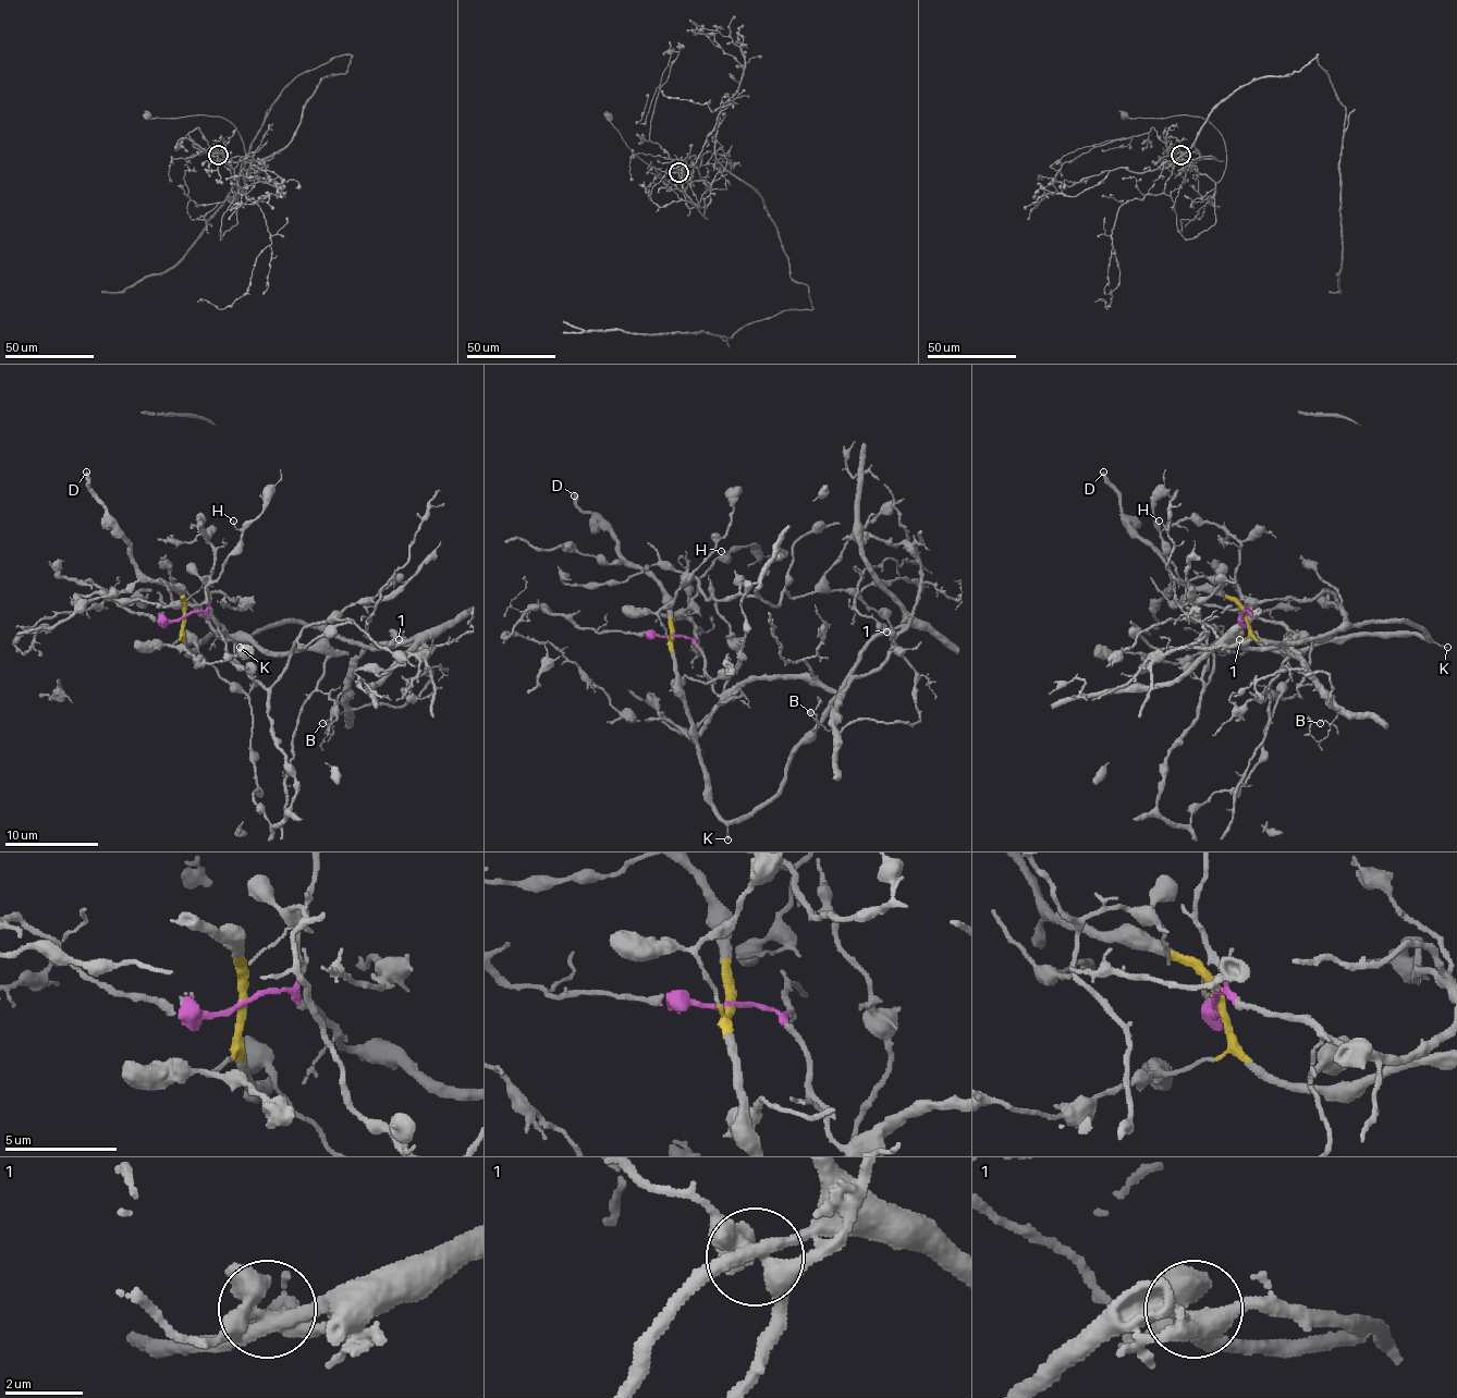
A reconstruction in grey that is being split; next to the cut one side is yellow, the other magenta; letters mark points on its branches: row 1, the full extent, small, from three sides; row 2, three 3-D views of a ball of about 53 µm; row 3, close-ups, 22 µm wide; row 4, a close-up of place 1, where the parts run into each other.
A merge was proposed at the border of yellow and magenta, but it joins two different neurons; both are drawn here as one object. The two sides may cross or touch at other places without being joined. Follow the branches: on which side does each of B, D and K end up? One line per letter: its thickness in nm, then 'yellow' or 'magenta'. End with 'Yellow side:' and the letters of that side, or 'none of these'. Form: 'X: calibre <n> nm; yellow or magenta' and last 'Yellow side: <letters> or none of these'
B: calibre 120 nm; magenta
D: calibre 360 nm; yellow
K: calibre 110 nm; yellow
Yellow side: D, K

